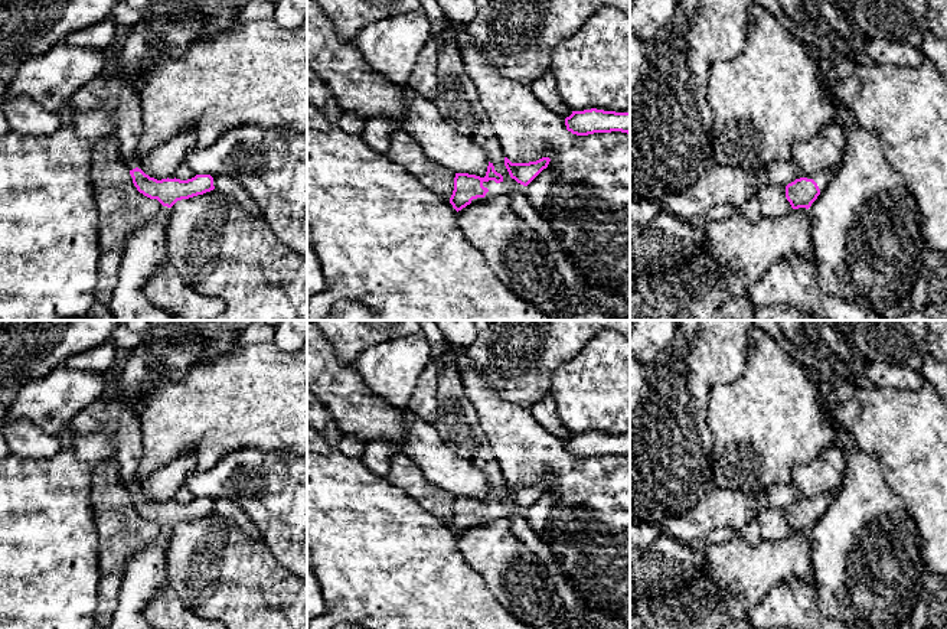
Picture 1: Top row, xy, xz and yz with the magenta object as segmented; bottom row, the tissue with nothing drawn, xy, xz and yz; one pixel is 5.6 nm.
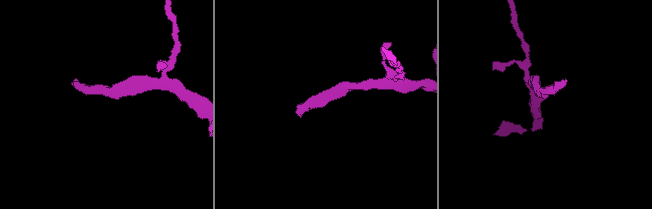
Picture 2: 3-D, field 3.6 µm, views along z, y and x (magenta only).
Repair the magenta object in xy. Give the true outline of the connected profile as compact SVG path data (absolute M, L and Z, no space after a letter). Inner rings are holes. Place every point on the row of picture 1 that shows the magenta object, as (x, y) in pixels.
M118 75L94 79L69 98L74 110L78 111L101 107L108 101L117 104L112 120L115 123L115 137L120 143L120 156L140 193L172 208L177 201L215 189L210 175L196 175L187 180L170 175L167 179L157 180L141 170L138 146L143 134L143 107L135 85L131 82Z

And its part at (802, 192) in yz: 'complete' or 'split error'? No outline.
split error

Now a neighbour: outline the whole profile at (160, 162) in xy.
M189 127L141 156L141 170L157 180L167 179L195 147L196 134Z

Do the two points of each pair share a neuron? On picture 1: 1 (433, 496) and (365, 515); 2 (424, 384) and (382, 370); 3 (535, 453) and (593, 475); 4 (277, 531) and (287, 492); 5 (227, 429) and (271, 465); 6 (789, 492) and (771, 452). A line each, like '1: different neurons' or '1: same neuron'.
1: different neurons
2: different neurons
3: same neuron
4: same neuron
5: different neurons
6: different neurons

